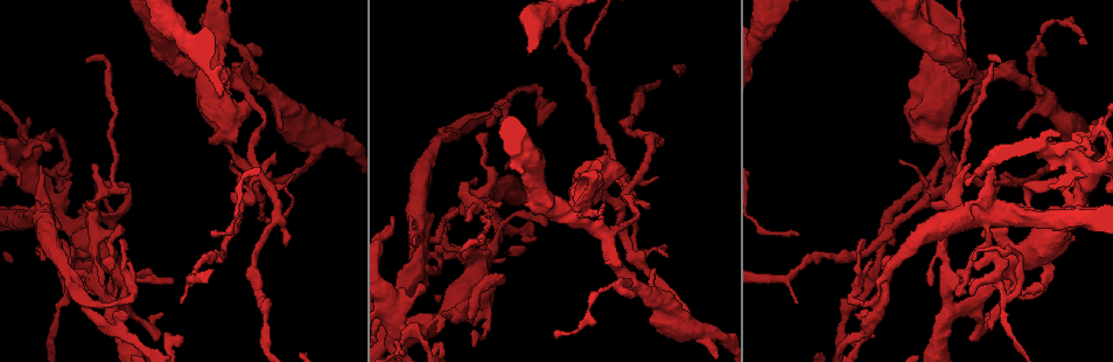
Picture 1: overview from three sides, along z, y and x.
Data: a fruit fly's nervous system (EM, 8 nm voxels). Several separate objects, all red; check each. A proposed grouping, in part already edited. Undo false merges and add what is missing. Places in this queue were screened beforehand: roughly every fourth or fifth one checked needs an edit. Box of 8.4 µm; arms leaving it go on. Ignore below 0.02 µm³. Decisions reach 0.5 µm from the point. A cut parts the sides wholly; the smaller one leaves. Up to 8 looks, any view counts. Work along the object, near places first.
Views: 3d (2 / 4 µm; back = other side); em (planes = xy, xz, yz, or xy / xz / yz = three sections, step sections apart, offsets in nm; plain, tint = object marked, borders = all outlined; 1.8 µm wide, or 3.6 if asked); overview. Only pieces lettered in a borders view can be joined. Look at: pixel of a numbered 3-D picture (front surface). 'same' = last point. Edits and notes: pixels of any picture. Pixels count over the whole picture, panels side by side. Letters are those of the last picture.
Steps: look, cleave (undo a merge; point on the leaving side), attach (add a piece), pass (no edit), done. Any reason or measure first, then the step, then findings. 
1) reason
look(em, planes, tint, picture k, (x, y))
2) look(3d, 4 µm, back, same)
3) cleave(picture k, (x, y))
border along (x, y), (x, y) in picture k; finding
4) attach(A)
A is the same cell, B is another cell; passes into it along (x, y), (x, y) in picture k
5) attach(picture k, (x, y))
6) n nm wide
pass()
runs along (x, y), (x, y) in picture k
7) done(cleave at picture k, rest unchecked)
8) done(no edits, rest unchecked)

thick turns thin
look(em, 3.6 µm, xz, step 8, borders, picture 1, (319, 131))

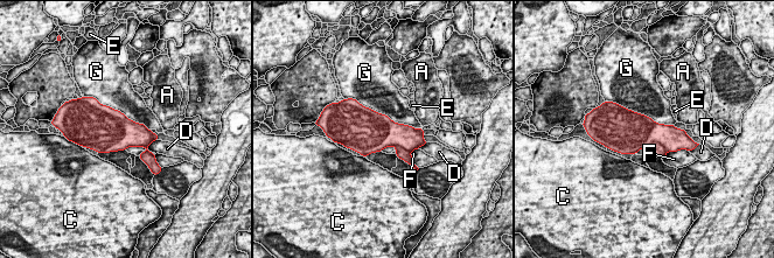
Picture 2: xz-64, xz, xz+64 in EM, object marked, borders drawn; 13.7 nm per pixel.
another direction
look(em, 3.6 µm, planes, borders, same)

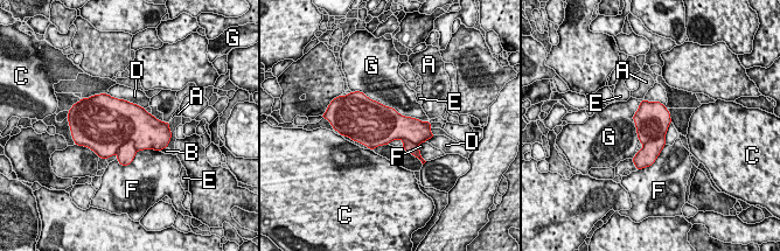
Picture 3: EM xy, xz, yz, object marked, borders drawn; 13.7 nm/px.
cleave(picture 3, (126, 152))
A, B, C, D, E, F and G are other cells; border along (137, 150), (127, 140), (117, 151) in picture 3; a second neuron is stuck on

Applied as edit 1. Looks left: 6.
an open end
look(em, 3.6 µm, planes, borders, picture 1, (1042, 54))

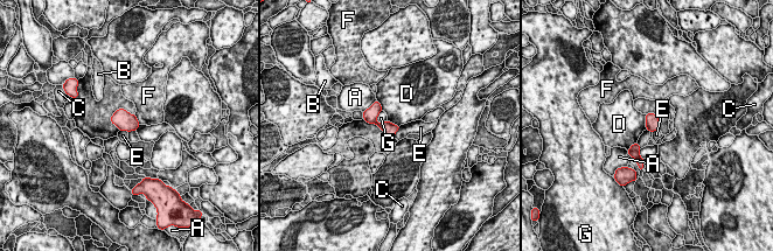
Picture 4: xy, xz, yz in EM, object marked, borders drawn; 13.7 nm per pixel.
A touches over 260 nm
pass()
A, B, C, D, E, F and G are other cells; border along (399, 126), (392, 136) in picture 4; none of them fits

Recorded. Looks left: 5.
free end
look(3d, 2 µm, picture 1, (40, 169))

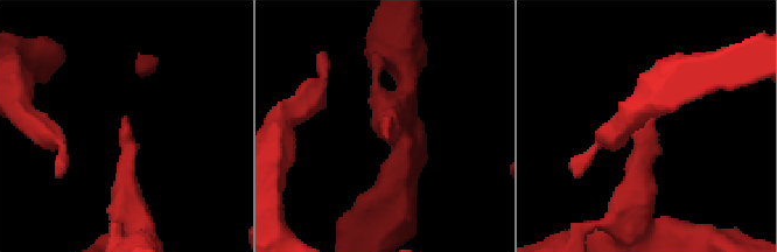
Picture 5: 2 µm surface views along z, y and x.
need the tissue
look(em, planes, borders, picture 5, (382, 132))

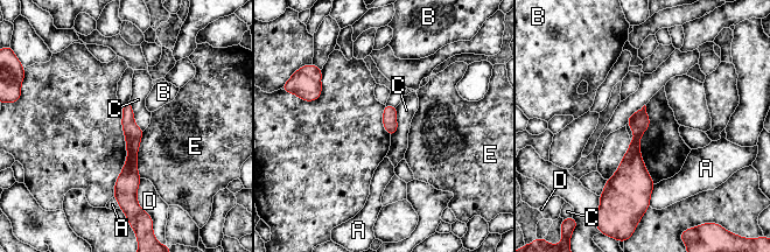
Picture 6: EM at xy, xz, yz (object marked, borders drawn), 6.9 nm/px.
E touches over 320 nm
pass()
A, B, C, D and E are other cells; runs along (127, 105), (130, 179), (117, 194) in picture 6; none of them fits

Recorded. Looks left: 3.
done(cleave at picture 3, rest unchecked)

